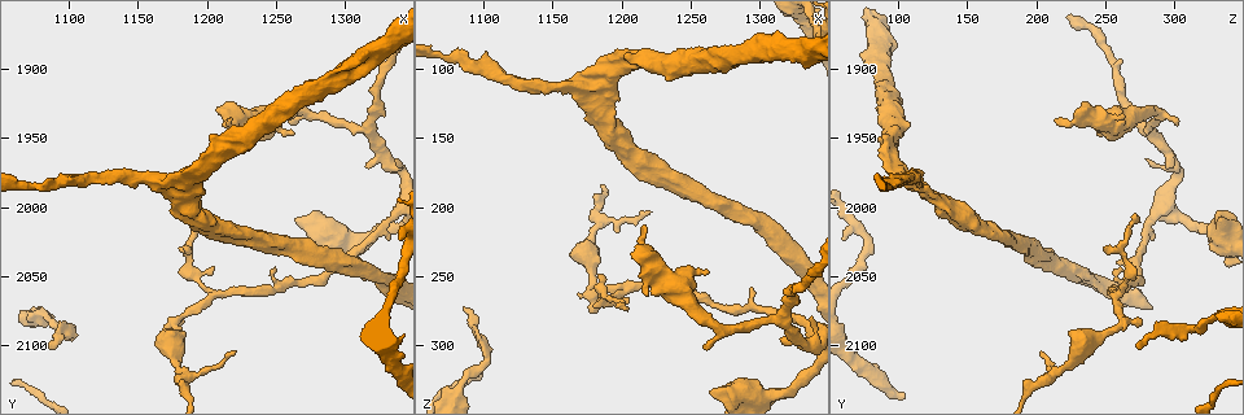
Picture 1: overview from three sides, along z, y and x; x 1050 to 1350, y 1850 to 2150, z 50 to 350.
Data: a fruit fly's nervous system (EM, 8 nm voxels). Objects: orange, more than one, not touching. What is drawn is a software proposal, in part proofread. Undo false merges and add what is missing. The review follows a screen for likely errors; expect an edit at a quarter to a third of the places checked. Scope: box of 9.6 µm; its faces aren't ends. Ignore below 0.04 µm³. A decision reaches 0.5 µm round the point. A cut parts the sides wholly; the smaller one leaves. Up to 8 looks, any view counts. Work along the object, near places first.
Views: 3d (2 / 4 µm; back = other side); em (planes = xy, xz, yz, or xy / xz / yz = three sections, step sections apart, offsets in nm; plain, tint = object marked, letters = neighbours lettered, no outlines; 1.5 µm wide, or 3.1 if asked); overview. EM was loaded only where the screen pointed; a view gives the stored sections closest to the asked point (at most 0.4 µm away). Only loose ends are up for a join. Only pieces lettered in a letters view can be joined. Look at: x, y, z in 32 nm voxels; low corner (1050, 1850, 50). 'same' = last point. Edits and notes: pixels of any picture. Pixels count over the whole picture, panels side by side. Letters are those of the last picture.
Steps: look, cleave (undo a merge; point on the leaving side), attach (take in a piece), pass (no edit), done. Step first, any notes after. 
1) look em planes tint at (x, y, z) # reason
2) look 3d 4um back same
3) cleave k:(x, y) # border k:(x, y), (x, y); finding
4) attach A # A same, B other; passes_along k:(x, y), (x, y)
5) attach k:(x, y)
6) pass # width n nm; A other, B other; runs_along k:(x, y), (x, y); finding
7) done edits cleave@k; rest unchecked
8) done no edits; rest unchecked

look em planes letters at (1182, 2084, 276) # free end

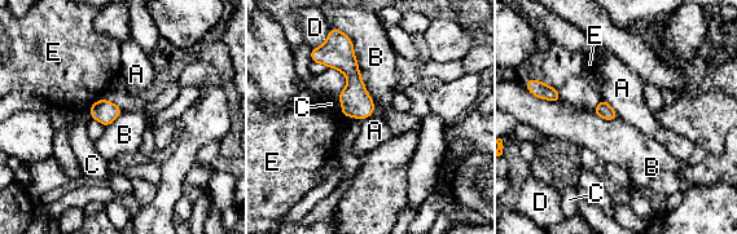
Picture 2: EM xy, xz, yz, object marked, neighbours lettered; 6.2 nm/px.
pass # A other, B other, C other, D other, E other; none of them fits

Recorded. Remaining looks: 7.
look 3d 4um back at (1218, 2106, 202) # tapers out

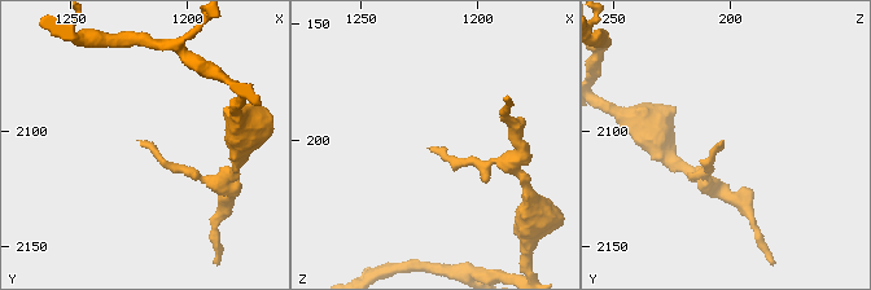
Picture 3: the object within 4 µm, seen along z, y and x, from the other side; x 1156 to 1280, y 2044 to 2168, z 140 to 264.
look em planes letters at (1221, 2105, 203)

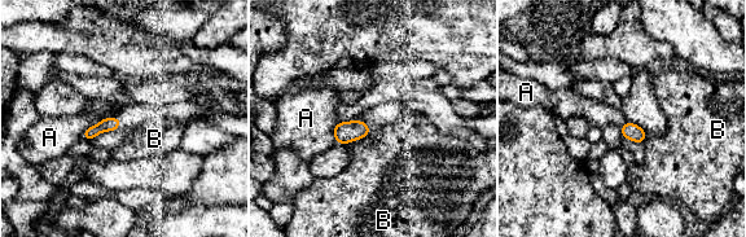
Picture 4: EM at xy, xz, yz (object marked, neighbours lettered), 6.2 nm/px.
pass # longest_contact A 200 nm; A other, B other; none of them fits

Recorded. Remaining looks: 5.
look 3d 2um at (1086, 2100, 272) # end of a long branch

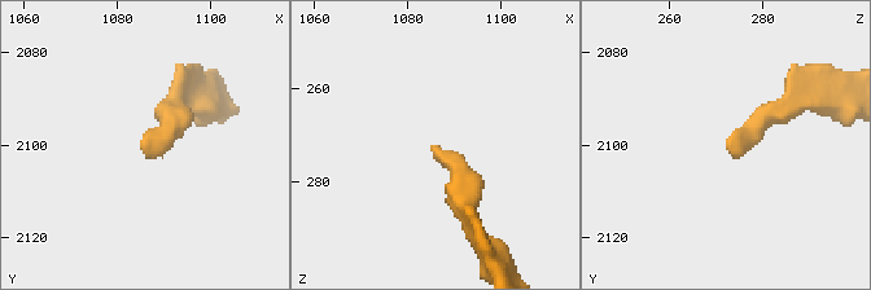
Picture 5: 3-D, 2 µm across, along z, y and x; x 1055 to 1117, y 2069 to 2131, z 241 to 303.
look em planes tint at (1085, 2099, 272) # shape alone is not enough

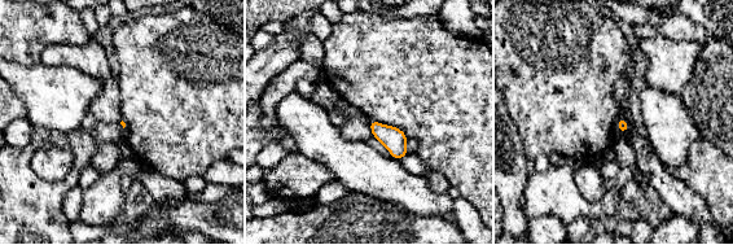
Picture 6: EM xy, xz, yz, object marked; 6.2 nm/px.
look em planes letters same # what lies round it

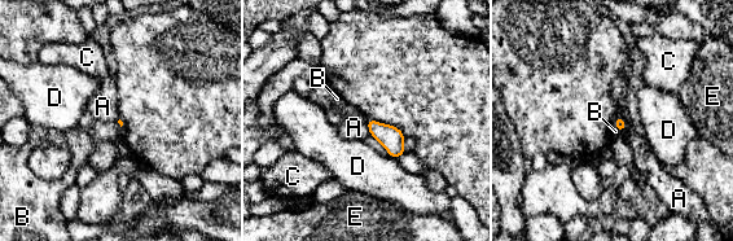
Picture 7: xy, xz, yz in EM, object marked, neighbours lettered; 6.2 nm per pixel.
pass # A other, B other, C other, D other, E other; border 7:(617, 115), (626, 125), (622, 134); no lettered piece goes on from it

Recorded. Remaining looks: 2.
done no edits; rest unchecked

